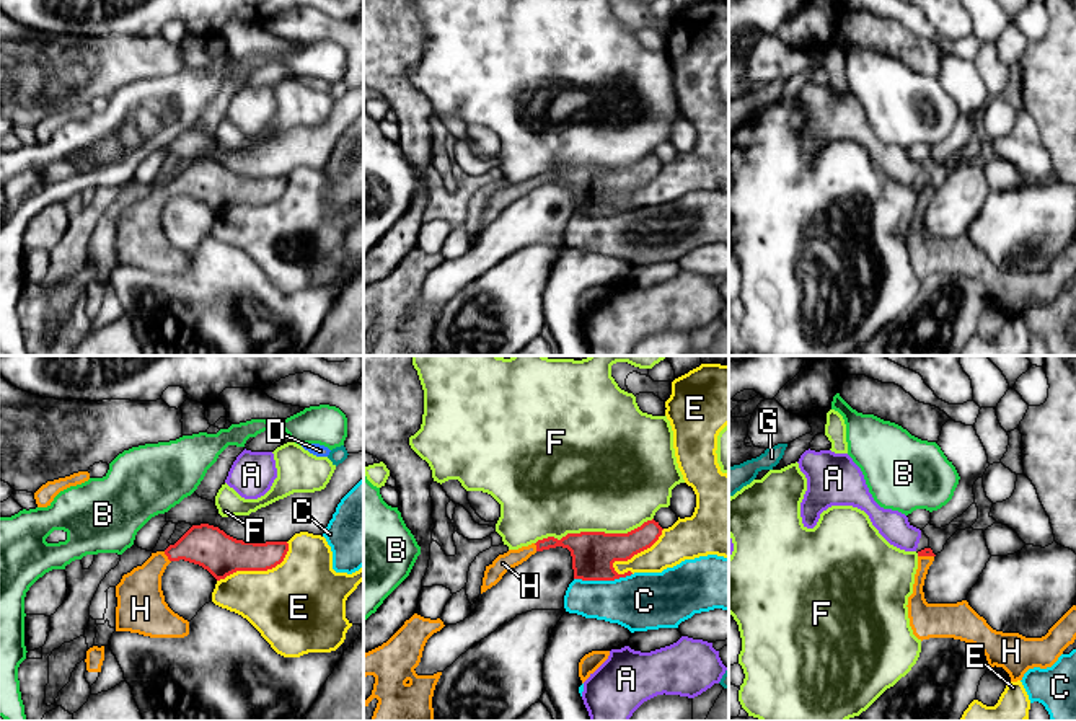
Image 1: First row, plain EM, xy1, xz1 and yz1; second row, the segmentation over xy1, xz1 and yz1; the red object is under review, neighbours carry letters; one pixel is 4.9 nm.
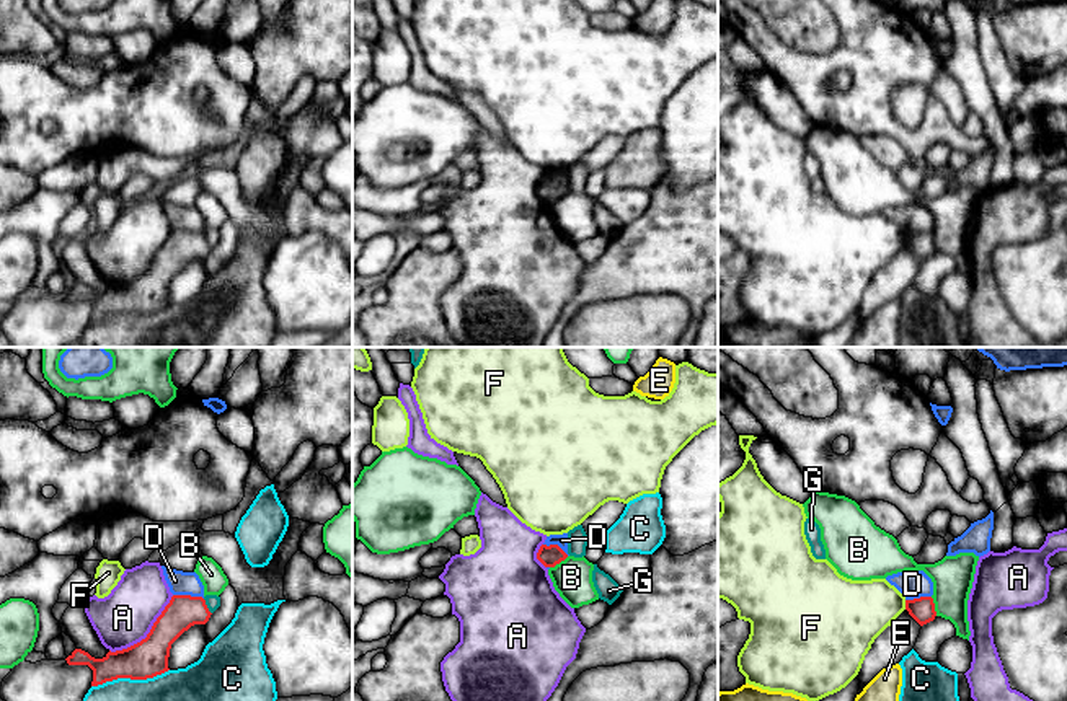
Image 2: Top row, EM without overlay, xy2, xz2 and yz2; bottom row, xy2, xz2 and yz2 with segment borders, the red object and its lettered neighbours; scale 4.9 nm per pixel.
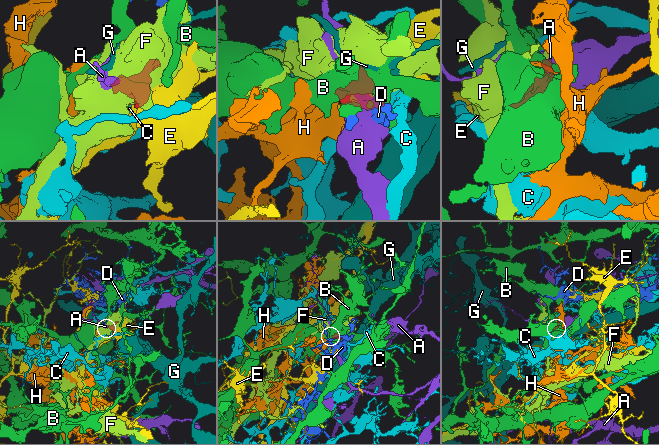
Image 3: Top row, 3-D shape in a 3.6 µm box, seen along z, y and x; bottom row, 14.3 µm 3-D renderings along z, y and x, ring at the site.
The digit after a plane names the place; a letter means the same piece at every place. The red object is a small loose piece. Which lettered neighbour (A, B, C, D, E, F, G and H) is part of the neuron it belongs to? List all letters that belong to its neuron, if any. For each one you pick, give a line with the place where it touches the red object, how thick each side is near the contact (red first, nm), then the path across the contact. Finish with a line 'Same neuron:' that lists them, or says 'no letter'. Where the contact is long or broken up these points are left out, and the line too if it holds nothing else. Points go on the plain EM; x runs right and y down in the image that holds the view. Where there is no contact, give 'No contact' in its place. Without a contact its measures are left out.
H: Touches red at xy1 (167, 190). Thickness 200 nm (red) against 220 nm. Path across: xy1 (206, 180), (188, 181), (167, 190), (150, 206), (139, 229)
Same neuron: H

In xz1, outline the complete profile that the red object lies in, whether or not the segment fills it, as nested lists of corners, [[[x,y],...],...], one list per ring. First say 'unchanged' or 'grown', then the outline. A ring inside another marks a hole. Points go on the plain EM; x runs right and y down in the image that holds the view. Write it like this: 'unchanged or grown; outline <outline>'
grown; outline [[[652,153],[628,168],[567,168],[561,175],[548,171],[528,181],[509,184],[486,201],[481,228],[496,220],[507,206],[522,199],[536,186],[556,181],[562,181],[571,186],[574,214],[615,215],[631,210],[631,206],[618,209],[613,202],[613,197],[628,196],[634,189],[650,183],[662,170],[662,165],[664,163],[659,160],[659,157]]]

